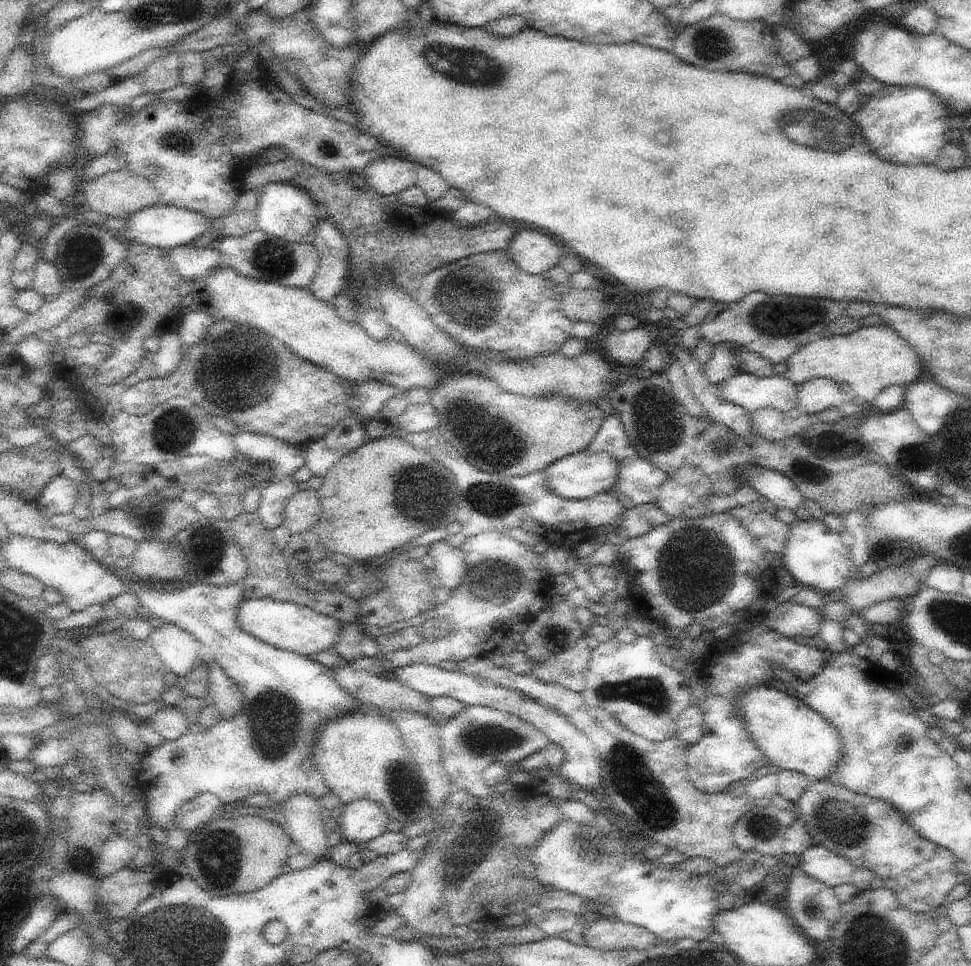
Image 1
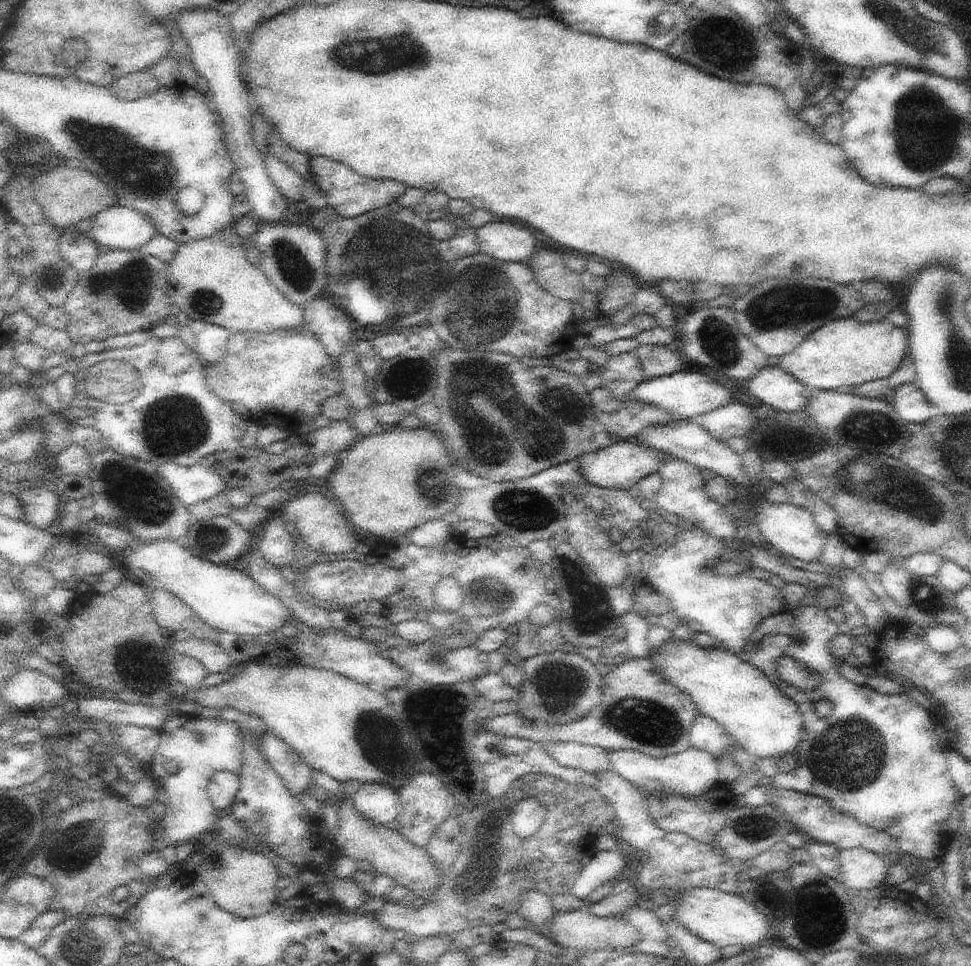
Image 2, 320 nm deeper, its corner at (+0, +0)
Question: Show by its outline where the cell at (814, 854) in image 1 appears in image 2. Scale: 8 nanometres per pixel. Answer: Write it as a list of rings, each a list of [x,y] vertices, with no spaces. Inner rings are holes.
[[[864,847],[839,851],[844,886],[854,891],[869,891],[884,884],[893,862]]]

